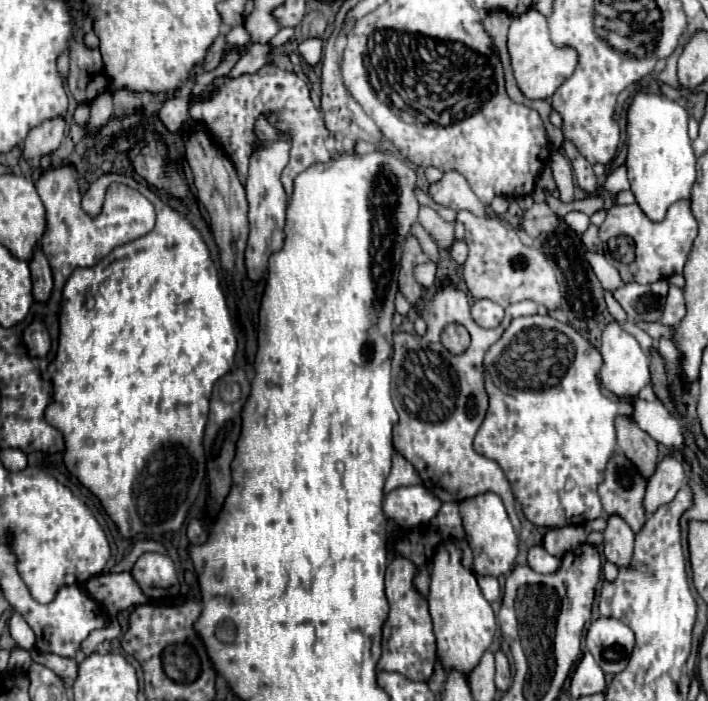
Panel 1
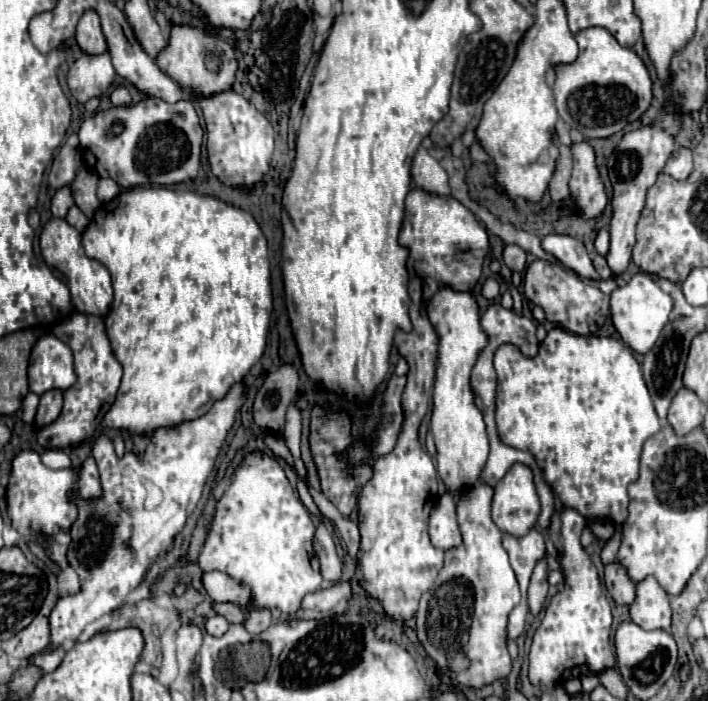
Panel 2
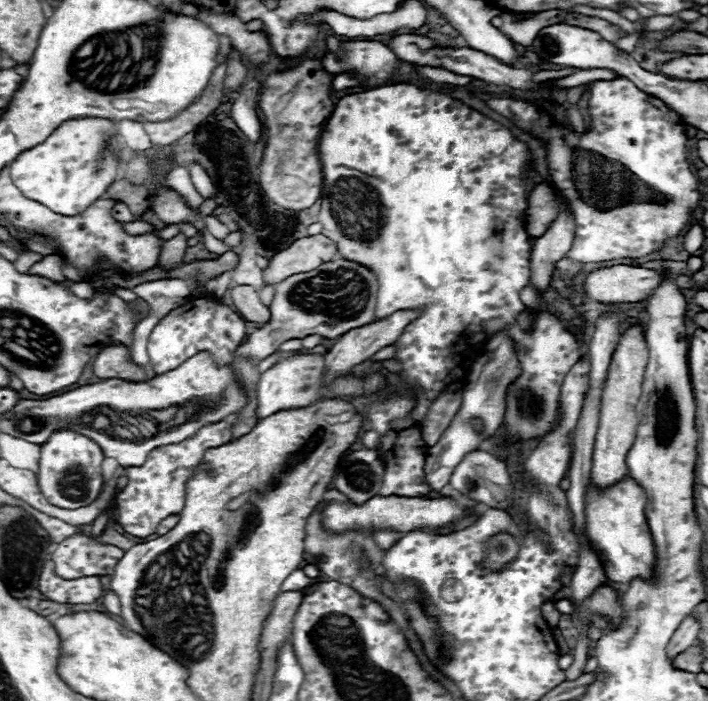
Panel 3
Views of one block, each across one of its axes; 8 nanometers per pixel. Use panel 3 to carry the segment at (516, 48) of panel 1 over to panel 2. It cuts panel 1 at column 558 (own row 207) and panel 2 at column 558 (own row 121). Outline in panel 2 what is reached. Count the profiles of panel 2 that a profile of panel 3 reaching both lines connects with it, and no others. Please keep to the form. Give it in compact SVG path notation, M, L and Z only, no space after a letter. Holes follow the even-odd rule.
M586 28L574 38L580 46L578 62L556 70L554 100L558 102L558 114L586 138L608 138L650 108L654 98L650 72L644 60L632 48L620 46L606 28Z

